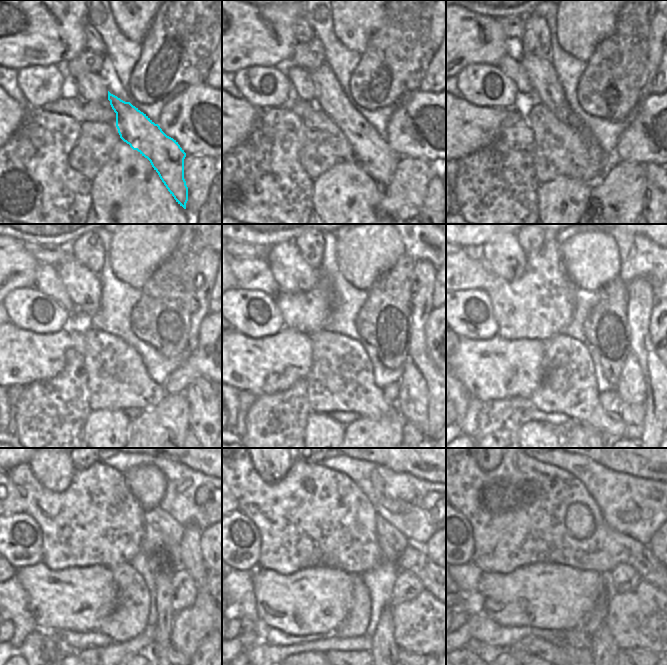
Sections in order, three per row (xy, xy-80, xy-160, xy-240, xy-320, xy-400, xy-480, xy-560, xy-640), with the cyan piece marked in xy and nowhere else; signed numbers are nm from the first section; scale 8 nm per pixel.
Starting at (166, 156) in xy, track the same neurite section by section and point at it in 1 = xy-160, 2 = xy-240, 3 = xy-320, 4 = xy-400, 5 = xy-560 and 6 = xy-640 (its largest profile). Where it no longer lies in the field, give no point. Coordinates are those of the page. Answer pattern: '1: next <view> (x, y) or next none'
1: next xy-160 (540, 71)
2: next xy-240 (84, 288)
3: next xy-320 (292, 273)
4: next xy-400 (503, 255)
5: next xy-560 (271, 468)
6: next xy-640 (487, 468)

